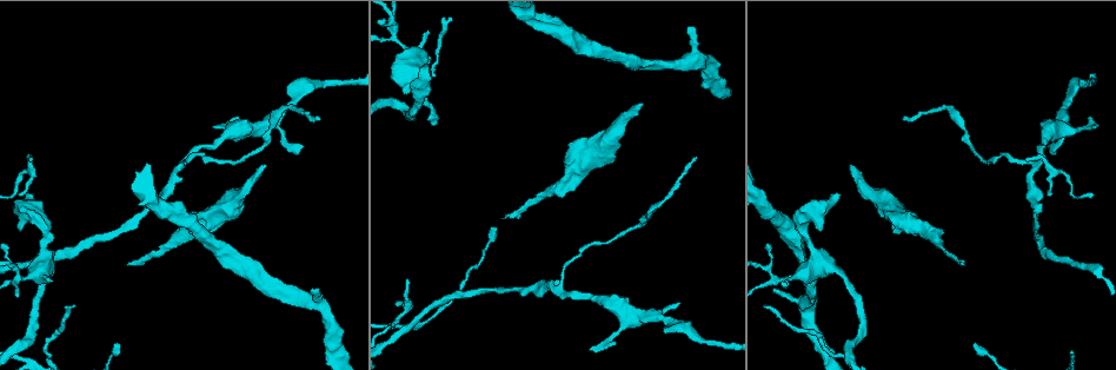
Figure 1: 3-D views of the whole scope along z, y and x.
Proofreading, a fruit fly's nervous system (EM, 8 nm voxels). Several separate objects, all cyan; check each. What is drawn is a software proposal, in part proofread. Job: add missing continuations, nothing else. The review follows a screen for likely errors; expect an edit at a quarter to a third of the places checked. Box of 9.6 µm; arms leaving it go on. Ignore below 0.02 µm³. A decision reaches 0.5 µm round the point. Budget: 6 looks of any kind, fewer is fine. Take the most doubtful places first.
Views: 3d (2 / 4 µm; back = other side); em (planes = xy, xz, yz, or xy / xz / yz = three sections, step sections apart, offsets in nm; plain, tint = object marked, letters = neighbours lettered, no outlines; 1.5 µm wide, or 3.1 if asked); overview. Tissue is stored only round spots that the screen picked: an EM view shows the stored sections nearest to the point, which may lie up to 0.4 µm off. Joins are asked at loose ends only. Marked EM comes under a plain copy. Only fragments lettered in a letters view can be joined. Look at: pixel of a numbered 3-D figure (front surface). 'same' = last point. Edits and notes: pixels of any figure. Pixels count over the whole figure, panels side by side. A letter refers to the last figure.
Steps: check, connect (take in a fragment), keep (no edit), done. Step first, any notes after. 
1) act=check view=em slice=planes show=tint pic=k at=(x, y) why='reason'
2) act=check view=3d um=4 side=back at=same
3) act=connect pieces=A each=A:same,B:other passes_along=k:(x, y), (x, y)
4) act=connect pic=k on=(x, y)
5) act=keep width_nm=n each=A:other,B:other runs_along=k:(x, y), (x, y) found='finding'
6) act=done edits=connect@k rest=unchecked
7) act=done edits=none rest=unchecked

act=check view=3d um=2 pic=1 at=(263, 167) why='free end'

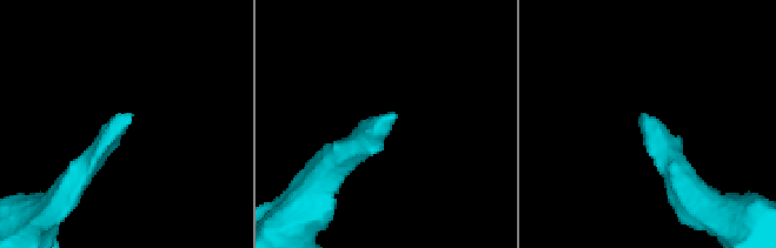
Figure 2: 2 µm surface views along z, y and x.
act=check view=em slice=planes show=tint pic=2 at=(393, 115) why='shape alone is not enough'

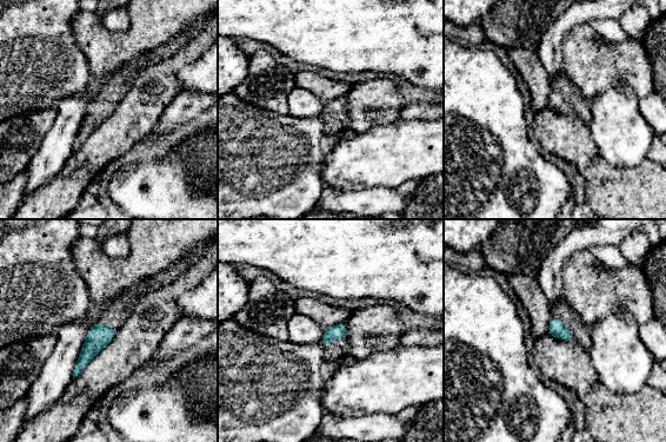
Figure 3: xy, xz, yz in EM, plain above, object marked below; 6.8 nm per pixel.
act=check view=em slice=planes show=letters at=same why='what lies round it'

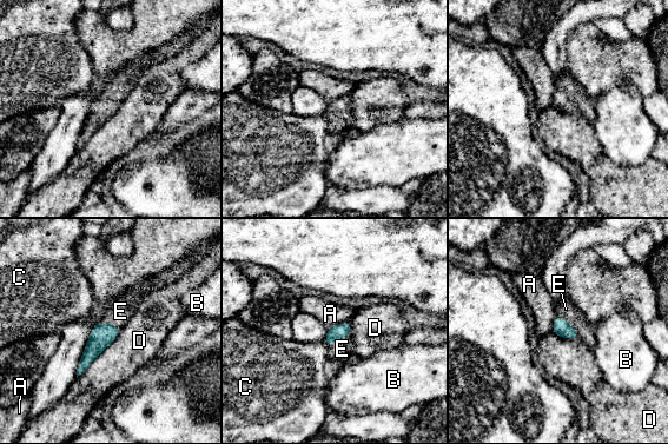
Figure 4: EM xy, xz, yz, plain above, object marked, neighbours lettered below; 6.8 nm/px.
act=connect pieces=E each=A:other,B:other,C:other,D:other,E:same passes_along=4:(560, 326), (569, 324), (566, 309) found='it goes on there'

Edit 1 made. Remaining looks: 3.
act=check view=overview why='see it whole again'

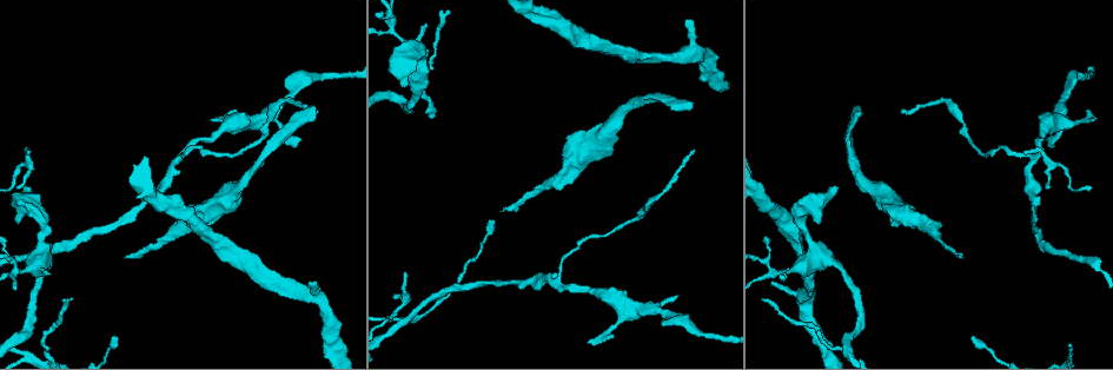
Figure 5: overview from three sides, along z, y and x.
act=check view=em slice=planes show=letters pic=5 at=(29, 186) why='branch stops here'

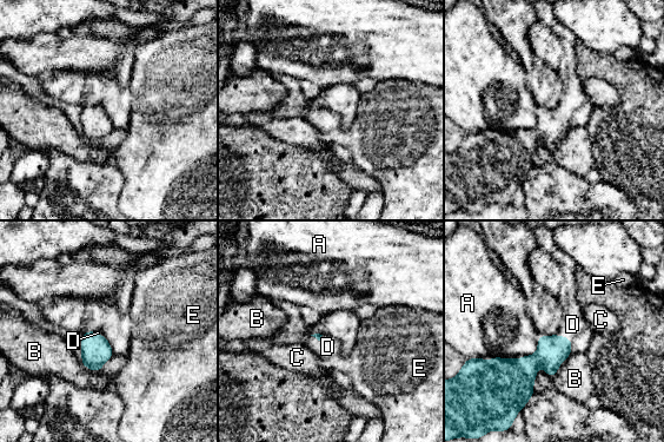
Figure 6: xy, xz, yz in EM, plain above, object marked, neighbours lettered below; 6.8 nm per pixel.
act=connect pieces=D each=A:other,B:other,C:other,D:same,E:other found='the cell continues'

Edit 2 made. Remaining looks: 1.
act=done edits=connect@4,connect@6 rest=unchecked

